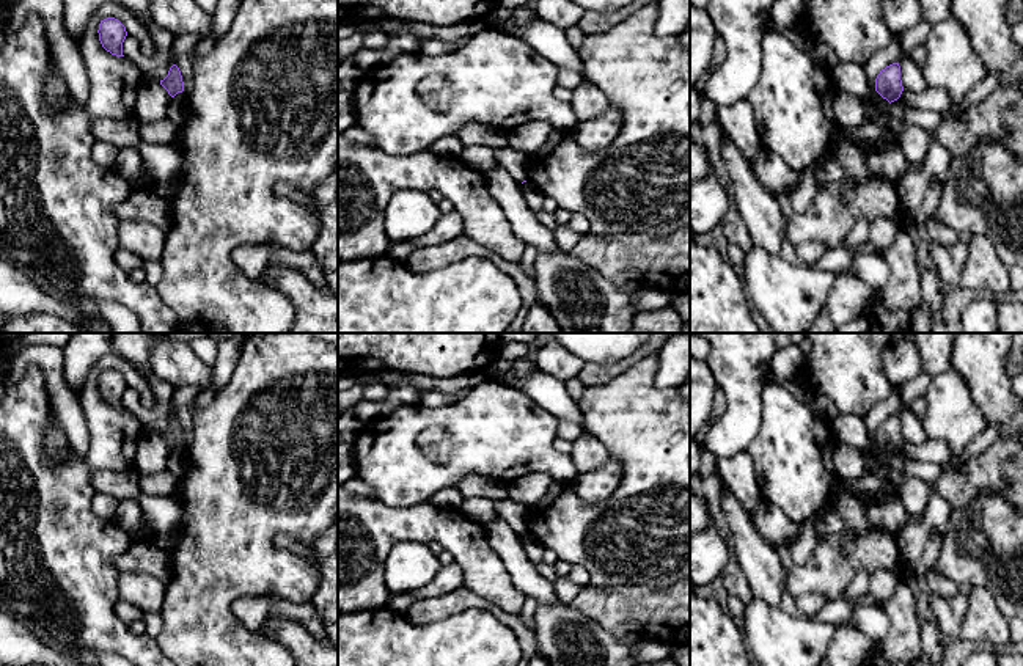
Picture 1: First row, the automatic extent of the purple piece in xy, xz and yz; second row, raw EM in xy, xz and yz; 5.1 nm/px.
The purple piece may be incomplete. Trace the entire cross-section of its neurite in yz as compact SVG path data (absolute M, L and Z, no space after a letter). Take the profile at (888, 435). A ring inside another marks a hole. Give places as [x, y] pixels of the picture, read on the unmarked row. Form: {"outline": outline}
{"outline": "M893 415L880 423L875 430L875 443L889 456L900 449L904 438L899 415Z"}

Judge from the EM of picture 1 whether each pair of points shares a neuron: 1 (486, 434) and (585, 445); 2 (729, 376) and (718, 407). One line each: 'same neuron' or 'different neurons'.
1: different neurons
2: different neurons

